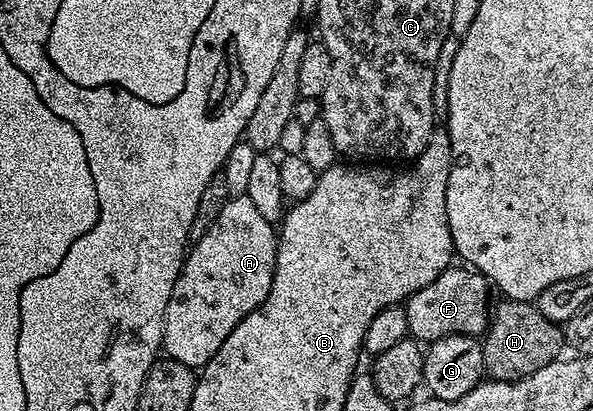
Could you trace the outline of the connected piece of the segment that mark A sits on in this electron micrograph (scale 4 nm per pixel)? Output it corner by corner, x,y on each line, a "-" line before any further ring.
246,196
228,197
205,236
186,251
163,321
166,357
202,368
225,344
229,332
269,296
278,247
276,227
258,214
253,200

